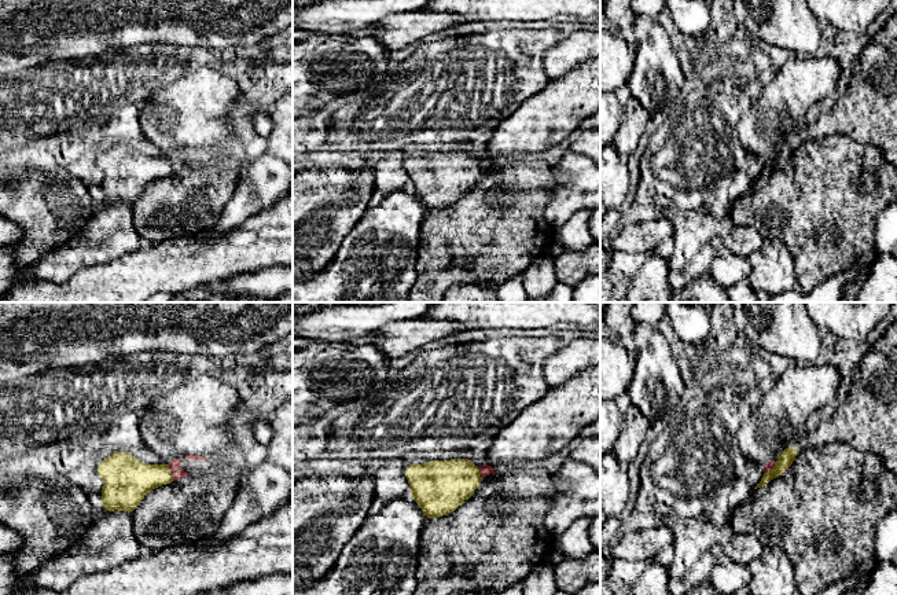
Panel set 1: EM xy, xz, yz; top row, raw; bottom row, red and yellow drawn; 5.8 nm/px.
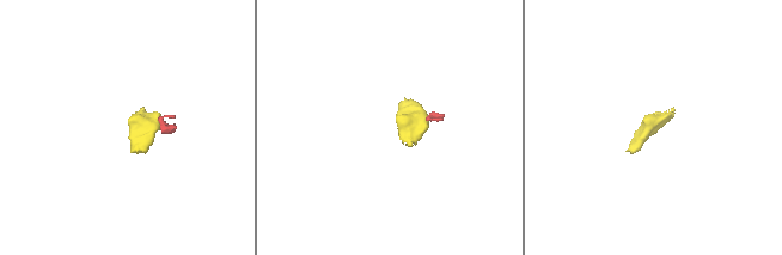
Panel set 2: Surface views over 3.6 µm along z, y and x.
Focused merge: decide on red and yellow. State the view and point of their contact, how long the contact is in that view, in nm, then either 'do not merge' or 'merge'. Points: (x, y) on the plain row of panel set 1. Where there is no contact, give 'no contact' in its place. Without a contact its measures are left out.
xy (172, 165) | 100 nm | do not merge

